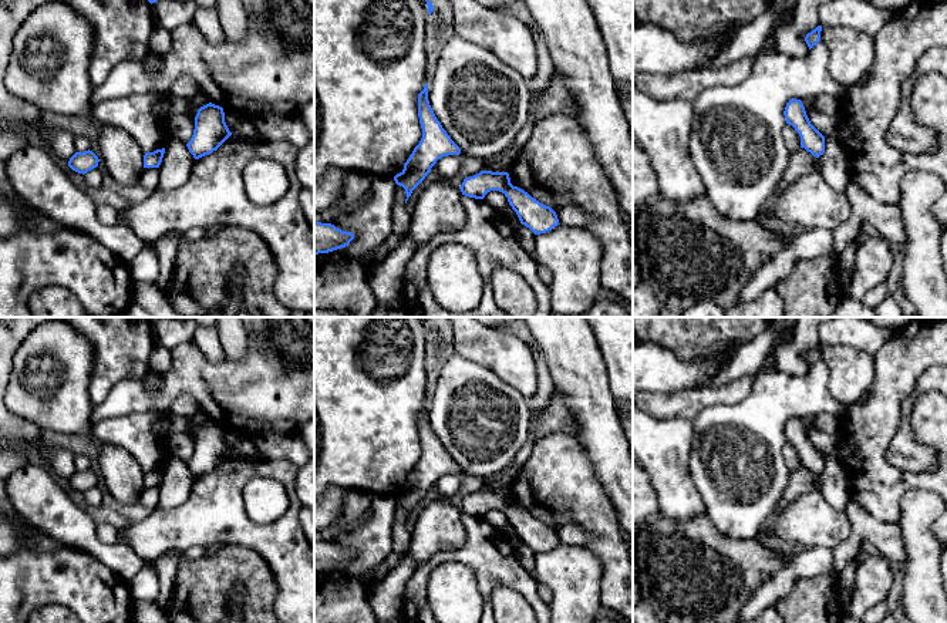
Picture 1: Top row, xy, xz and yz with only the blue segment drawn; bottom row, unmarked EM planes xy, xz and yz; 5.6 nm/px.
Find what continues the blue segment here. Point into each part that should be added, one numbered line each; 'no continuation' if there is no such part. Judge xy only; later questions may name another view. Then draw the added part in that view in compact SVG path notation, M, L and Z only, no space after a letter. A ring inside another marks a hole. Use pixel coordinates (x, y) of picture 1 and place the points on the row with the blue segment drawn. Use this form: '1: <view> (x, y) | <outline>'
no continuation

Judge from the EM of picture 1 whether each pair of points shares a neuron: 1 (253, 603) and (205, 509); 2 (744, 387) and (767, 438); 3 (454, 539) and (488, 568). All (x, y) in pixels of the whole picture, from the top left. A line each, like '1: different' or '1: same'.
1: different
2: different
3: different

